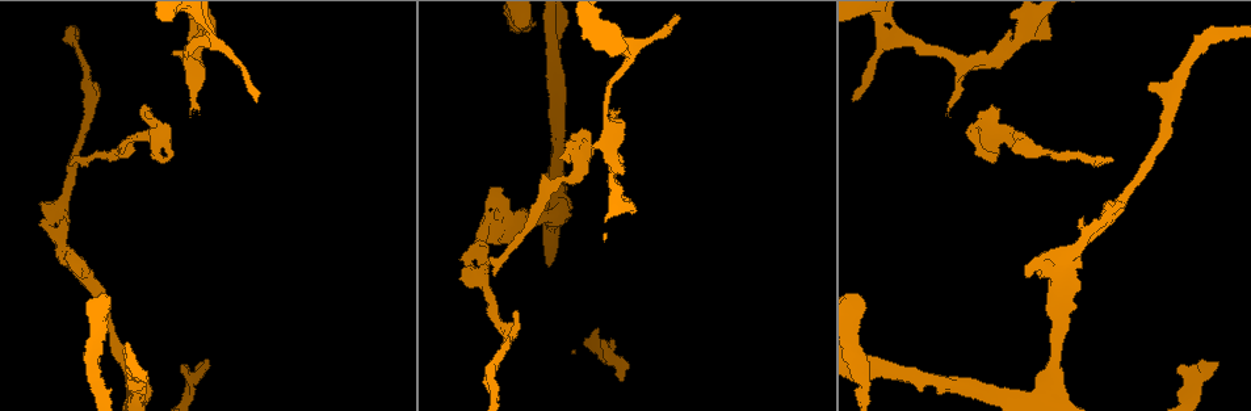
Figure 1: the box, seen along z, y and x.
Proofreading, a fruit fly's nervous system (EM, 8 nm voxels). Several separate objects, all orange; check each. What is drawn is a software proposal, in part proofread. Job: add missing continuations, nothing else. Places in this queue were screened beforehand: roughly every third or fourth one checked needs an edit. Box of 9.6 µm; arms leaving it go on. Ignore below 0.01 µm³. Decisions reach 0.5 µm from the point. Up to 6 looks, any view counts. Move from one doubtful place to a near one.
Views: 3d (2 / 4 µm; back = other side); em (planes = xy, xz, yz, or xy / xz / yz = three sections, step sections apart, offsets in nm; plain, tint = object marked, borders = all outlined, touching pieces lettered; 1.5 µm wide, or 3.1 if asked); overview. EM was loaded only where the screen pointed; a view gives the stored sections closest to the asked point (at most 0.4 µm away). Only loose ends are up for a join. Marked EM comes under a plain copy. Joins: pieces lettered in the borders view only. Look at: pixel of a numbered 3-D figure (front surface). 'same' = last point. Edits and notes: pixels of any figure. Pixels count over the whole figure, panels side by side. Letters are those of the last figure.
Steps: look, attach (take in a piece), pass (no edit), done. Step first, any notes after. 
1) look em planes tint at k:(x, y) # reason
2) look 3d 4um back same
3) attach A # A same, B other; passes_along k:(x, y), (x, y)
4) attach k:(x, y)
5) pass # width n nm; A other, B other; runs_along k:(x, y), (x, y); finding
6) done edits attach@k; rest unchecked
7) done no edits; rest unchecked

look em planes borders at 1:(75, 156) # thin end

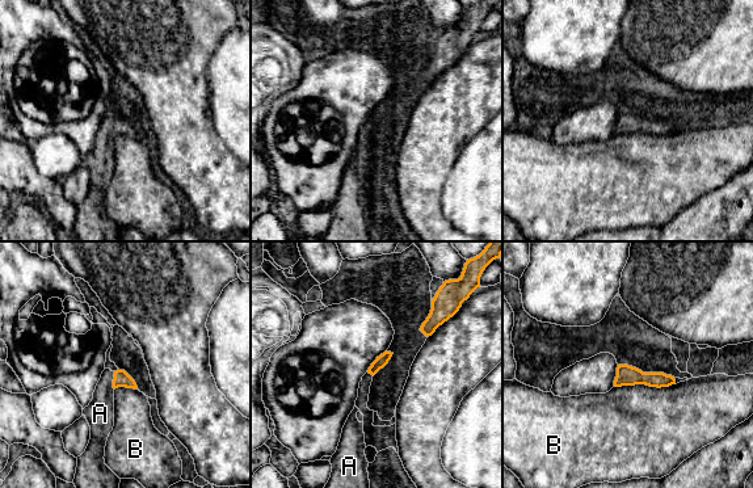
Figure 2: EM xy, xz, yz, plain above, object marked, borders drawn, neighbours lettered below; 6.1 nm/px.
attach A # longest_contact B 380 nm; A same, B other; passes_along 2:(121, 378), (113, 381), (100, 413); the neuron continues

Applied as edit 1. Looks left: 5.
look overview # see it whole again

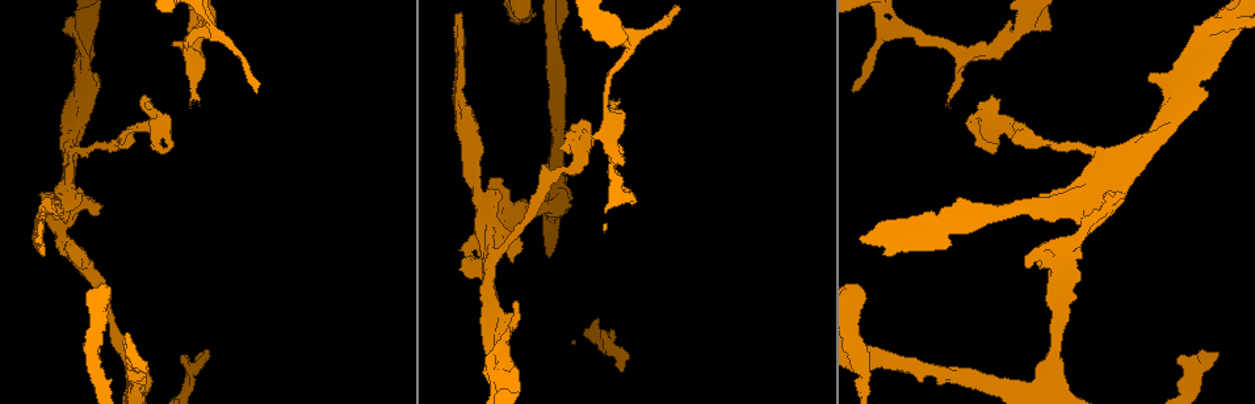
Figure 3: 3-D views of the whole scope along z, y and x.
look 3d 4um at 3:(622, 369) # an open end

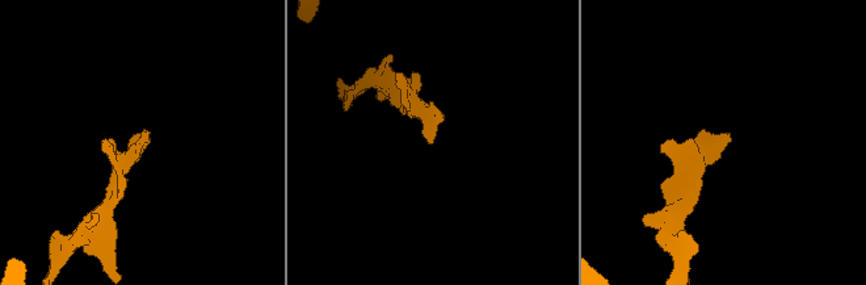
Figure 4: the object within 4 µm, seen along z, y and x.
look em planes borders at 4:(730, 137)

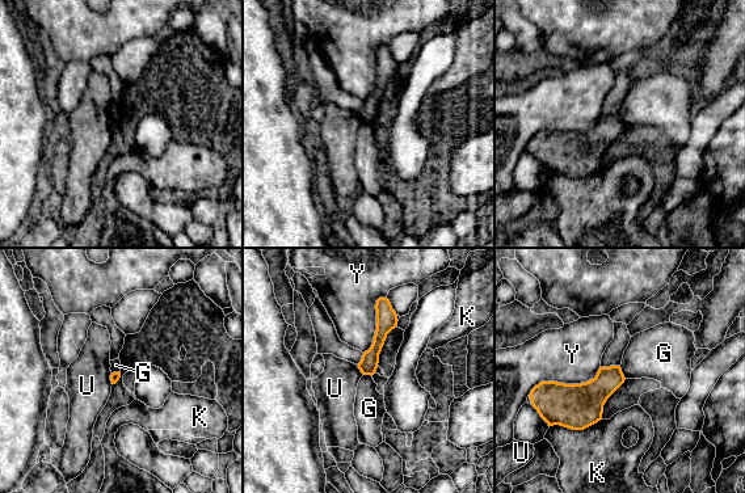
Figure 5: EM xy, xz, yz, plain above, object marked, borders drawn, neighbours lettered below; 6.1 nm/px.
pass # G other, K other, U other, Y other; border 5:(619, 366), (626, 378); no lettered piece goes on from it

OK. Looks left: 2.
look em planes borders at 3:(948, 99) # free end

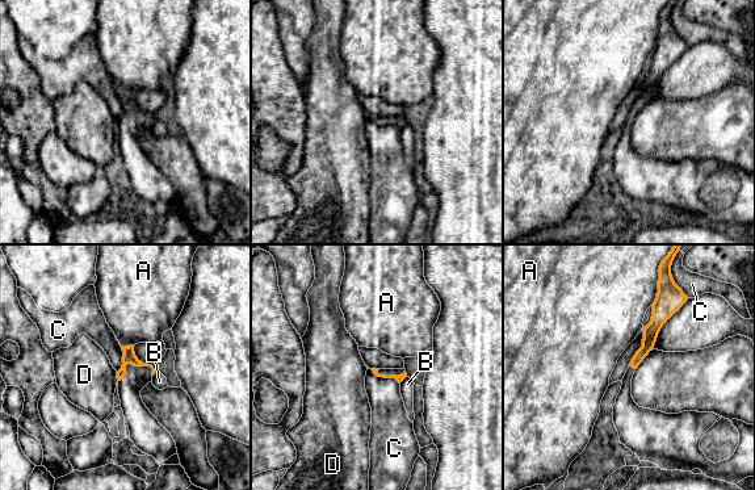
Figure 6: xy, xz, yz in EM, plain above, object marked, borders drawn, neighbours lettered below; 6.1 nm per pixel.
pass # A other, B other, C other, D other; runs_along 6:(667, 304), (634, 363); no lettered piece goes on from it

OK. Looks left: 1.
done edits attach@2; rest unchecked

